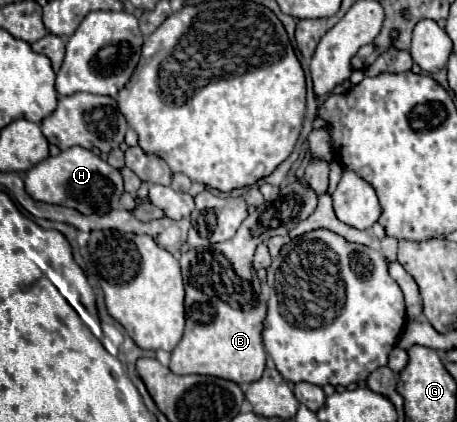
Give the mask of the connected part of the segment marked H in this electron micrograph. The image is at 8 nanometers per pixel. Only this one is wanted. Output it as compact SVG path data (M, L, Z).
M81 146L67 148L59 156L49 156L43 162L35 164L31 170L27 170L25 190L39 202L59 204L65 208L79 210L81 214L105 214L119 206L119 198L125 192L121 172L109 166L101 156Z

